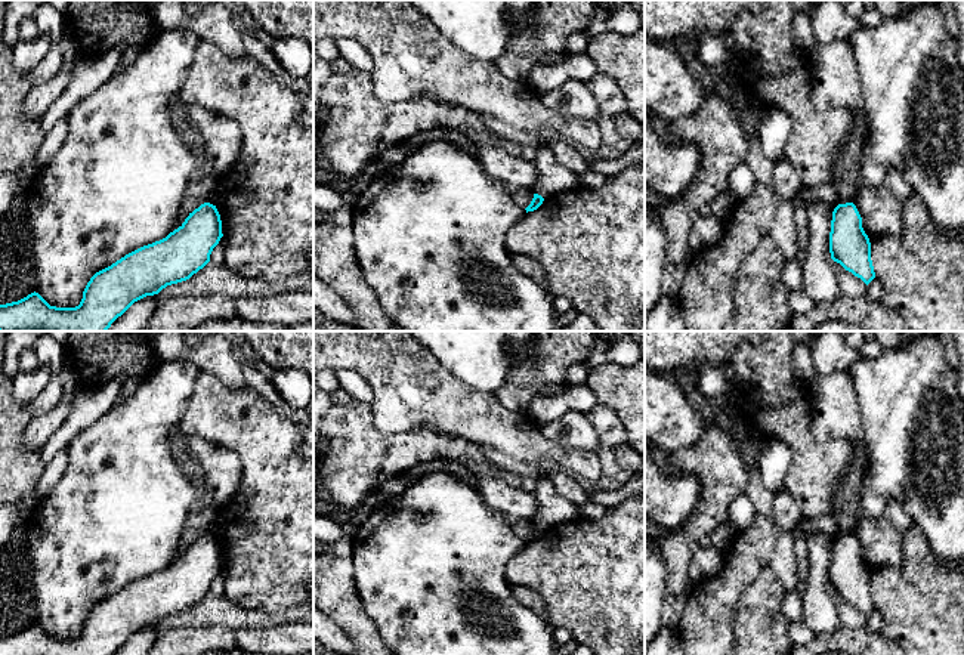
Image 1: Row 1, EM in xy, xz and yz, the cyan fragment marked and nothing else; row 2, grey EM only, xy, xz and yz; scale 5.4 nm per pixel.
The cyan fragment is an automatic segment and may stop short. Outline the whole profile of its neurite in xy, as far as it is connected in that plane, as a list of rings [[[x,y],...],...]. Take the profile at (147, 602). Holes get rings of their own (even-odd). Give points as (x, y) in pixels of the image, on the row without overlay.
[[[204,534],[166,569],[96,603],[78,637],[50,637],[34,622],[18,633],[0,636],[0,655],[112,655],[135,633],[203,600],[222,568],[216,537]]]

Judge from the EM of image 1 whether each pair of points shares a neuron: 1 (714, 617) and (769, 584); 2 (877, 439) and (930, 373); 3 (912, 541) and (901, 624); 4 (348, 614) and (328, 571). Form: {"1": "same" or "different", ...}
{"1": "different", "2": "same", "3": "same", "4": "same"}

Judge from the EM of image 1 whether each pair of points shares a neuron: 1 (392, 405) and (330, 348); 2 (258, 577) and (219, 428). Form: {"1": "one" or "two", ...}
{"1": "one", "2": "one"}

